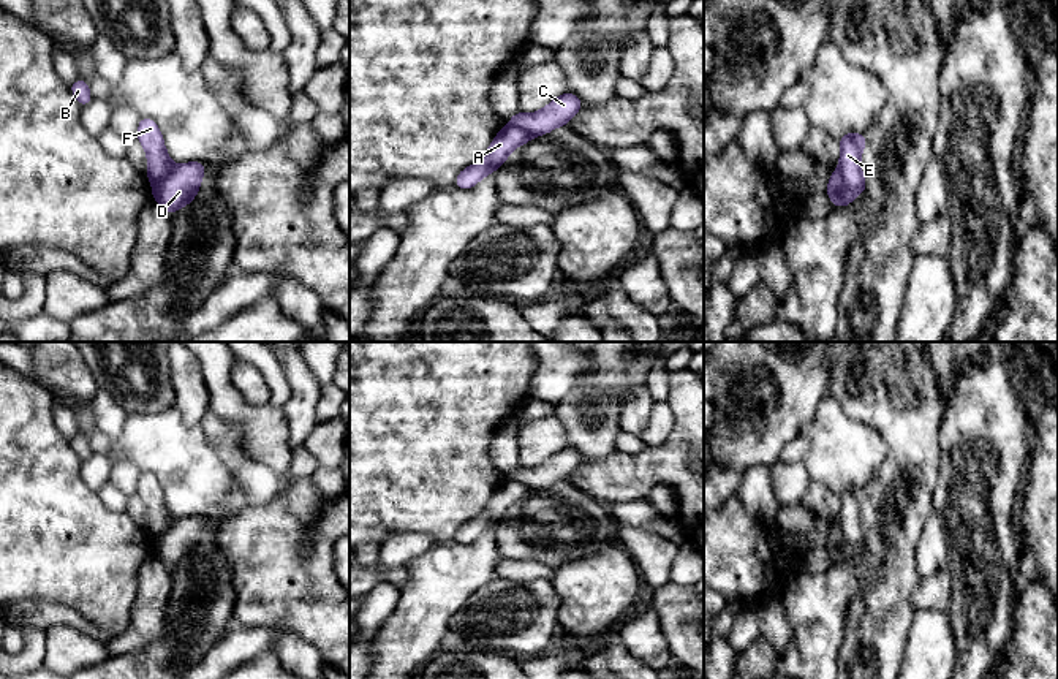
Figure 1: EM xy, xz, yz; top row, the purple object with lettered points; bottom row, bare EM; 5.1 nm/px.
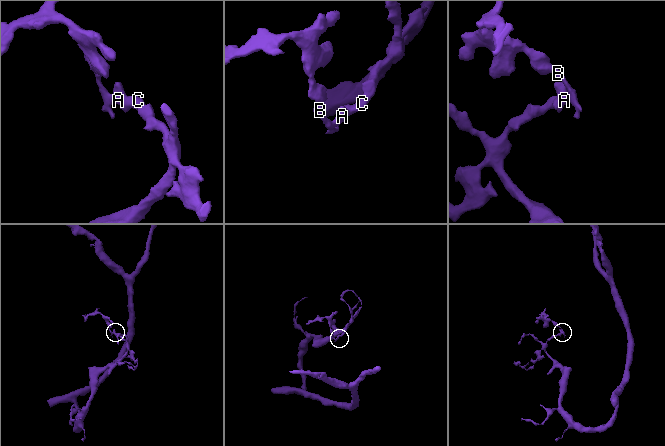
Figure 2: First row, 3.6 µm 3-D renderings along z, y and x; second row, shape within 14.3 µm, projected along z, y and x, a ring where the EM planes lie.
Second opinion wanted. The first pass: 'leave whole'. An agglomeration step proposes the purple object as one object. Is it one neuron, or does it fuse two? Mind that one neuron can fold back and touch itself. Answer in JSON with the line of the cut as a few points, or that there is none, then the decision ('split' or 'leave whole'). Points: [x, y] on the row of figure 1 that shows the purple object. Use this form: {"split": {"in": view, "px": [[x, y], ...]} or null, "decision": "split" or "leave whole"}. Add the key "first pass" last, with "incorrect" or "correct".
{"split": {"in": "yz", "px": [[837, 168], [843, 181], [857, 193]]}, "decision": "split", "first pass": "incorrect"}

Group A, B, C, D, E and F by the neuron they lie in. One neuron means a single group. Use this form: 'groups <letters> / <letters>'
groups A B E F / C D

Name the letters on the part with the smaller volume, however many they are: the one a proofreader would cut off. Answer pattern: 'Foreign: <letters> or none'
Foreign: A, B, E, F

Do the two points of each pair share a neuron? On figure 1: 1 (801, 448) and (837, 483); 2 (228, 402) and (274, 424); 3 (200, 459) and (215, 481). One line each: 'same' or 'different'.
1: different
2: same
3: same

